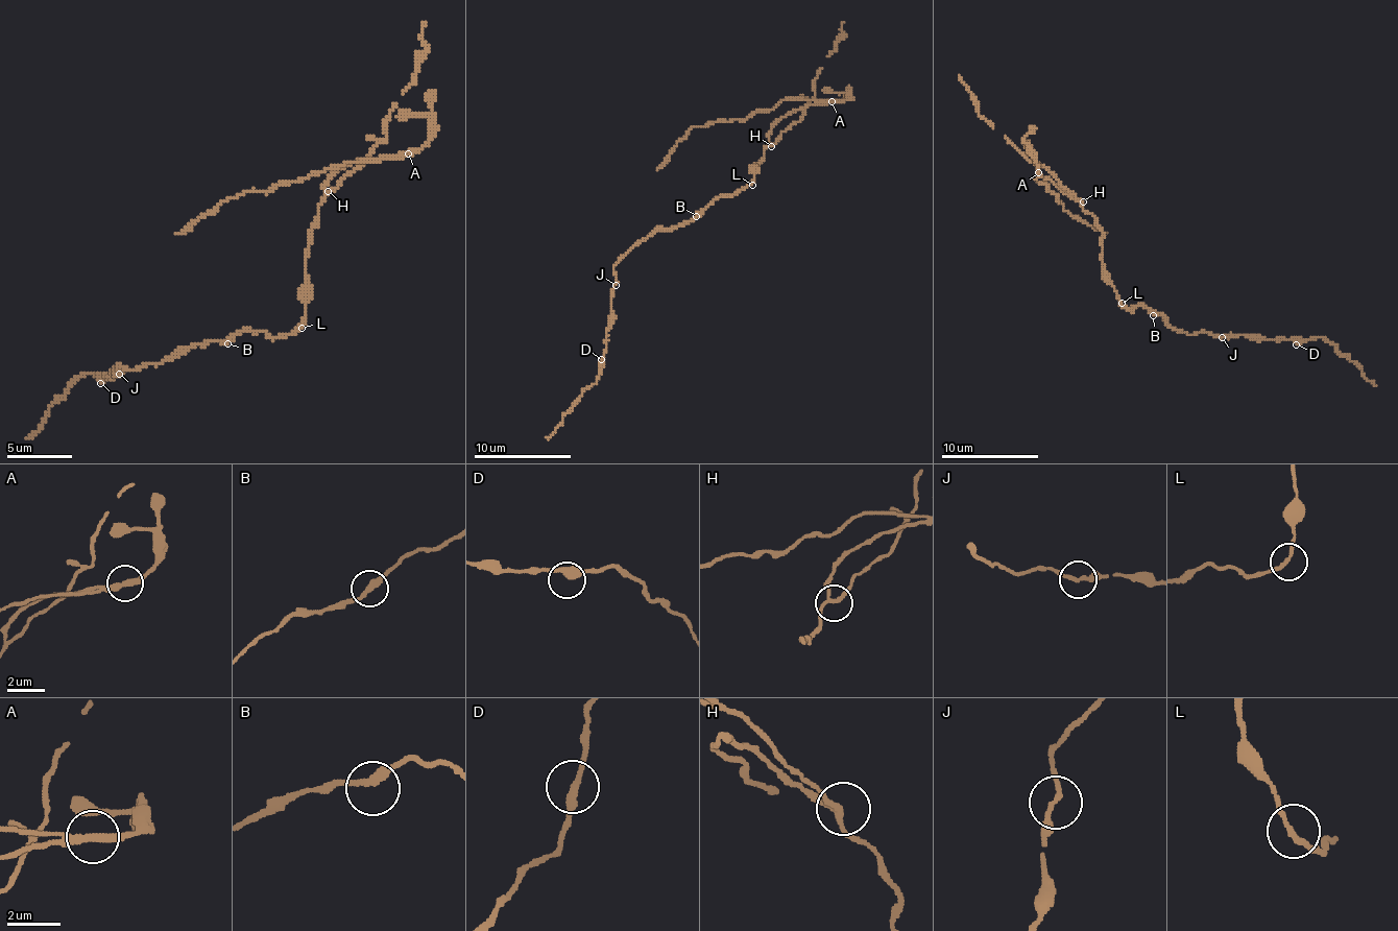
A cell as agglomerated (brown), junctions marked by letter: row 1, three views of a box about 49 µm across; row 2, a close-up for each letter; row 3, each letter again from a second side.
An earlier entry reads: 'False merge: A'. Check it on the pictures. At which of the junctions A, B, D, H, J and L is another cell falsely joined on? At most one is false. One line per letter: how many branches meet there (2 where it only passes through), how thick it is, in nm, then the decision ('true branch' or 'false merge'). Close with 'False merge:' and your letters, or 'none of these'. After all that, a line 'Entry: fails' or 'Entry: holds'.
A: 2 branches meet; 280 nm thick; false merge
B: 2 branches meet; 300 nm thick; true branch
D: 2 branches meet; 320 nm thick; true branch
H: 3 branches meet; 160 nm thick; true branch
J: 2 branches meet; 200 nm thick; true branch
L: 2 branches meet; 190 nm thick; true branch
False merge: A
Entry: holds

